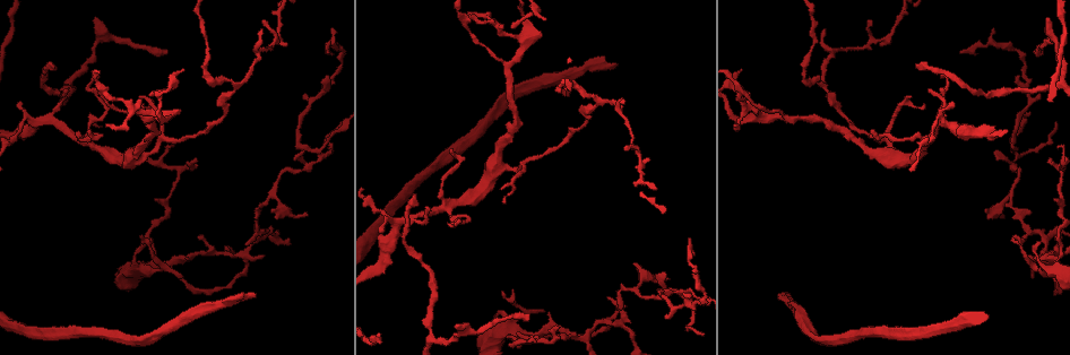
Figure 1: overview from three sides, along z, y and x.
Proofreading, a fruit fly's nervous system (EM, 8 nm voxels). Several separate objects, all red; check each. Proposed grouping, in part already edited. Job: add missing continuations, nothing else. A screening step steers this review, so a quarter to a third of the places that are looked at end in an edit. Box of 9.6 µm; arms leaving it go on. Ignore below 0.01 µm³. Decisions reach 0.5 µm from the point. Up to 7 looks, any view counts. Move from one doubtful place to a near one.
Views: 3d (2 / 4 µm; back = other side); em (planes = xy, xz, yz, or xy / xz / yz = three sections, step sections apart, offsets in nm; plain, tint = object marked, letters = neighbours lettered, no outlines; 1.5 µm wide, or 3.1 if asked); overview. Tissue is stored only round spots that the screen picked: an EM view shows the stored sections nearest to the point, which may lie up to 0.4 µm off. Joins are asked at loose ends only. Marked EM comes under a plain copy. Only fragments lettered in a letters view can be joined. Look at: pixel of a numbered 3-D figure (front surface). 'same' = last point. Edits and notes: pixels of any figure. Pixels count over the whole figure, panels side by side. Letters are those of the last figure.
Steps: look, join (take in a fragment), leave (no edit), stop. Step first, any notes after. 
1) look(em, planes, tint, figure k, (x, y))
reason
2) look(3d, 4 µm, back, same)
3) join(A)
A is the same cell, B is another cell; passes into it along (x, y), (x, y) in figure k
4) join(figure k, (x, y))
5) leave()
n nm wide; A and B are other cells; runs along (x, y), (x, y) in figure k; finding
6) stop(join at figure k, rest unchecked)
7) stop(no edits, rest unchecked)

look(3d, 4 µm, figure 1, (263, 28))
branch stops here

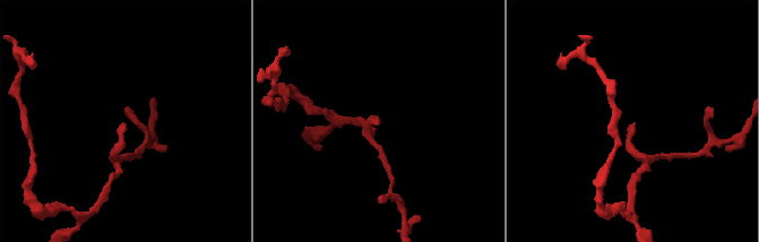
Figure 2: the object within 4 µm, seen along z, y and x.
look(em, planes, letters, figure 2, (634, 123))
need the tissue

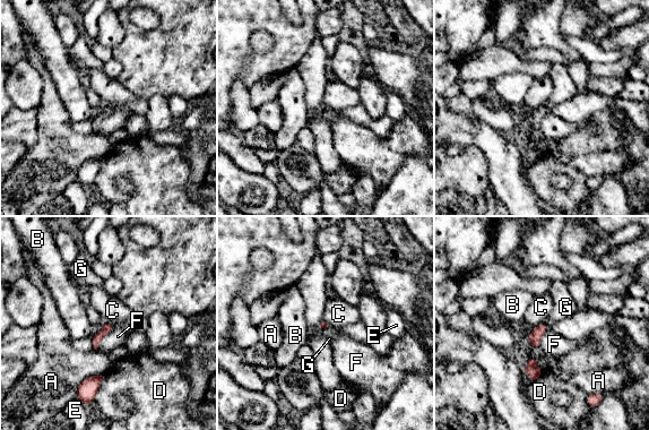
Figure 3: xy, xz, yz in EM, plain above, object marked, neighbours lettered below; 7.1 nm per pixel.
leave()
A touches over 260 nm; A, B, C, D, E, F and G are other cells; border along (544, 321), (534, 328) in figure 3; none of them fits

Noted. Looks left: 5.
look(3d, 2 µm, figure 1, (943, 76))
thin end

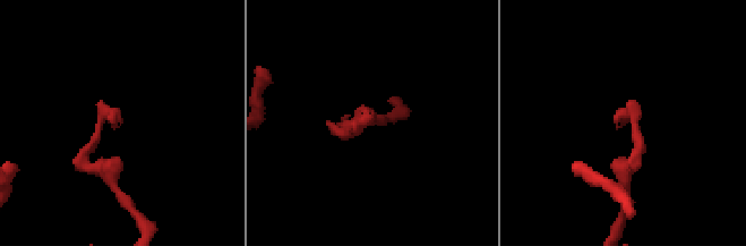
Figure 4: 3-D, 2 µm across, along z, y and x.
look(em, planes, tint, figure 4, (367, 115))

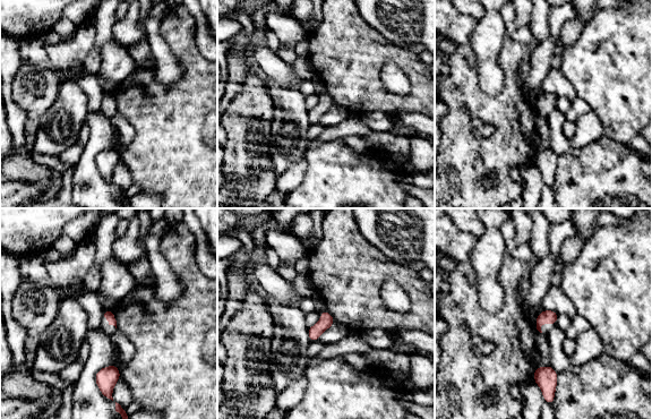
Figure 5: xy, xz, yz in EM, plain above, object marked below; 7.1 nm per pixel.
look(em, planes, letters, same)

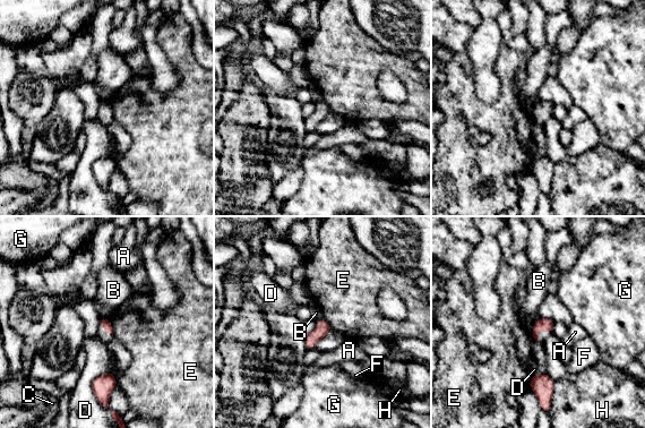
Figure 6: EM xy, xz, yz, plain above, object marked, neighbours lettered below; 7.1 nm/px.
leave()
70 nm wide; A, B, C, D, E, F, G and H are other cells; border along (108, 318), (113, 335) in figure 6; no lettered fragment goes on from it

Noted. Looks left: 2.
look(em, yz, step 8, letters, figure 1, (167, 50))
thin end

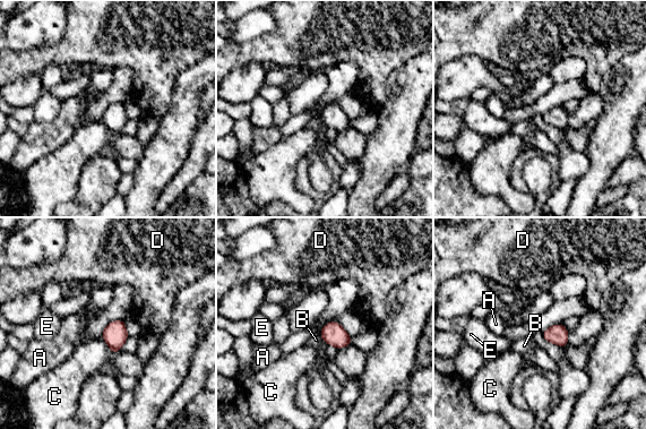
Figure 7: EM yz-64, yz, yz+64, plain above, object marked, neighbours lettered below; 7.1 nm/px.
look(em, planes, letters, same)
cut it another way

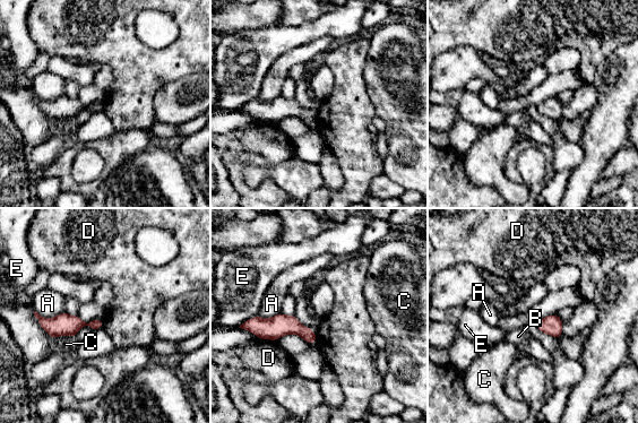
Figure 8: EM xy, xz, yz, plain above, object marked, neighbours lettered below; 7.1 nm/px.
leave()
E touches over 240 nm; A, B, C, D and E are other cells; no lettered fragment goes on from it

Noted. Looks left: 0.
stop(no edits, rest unchecked)

